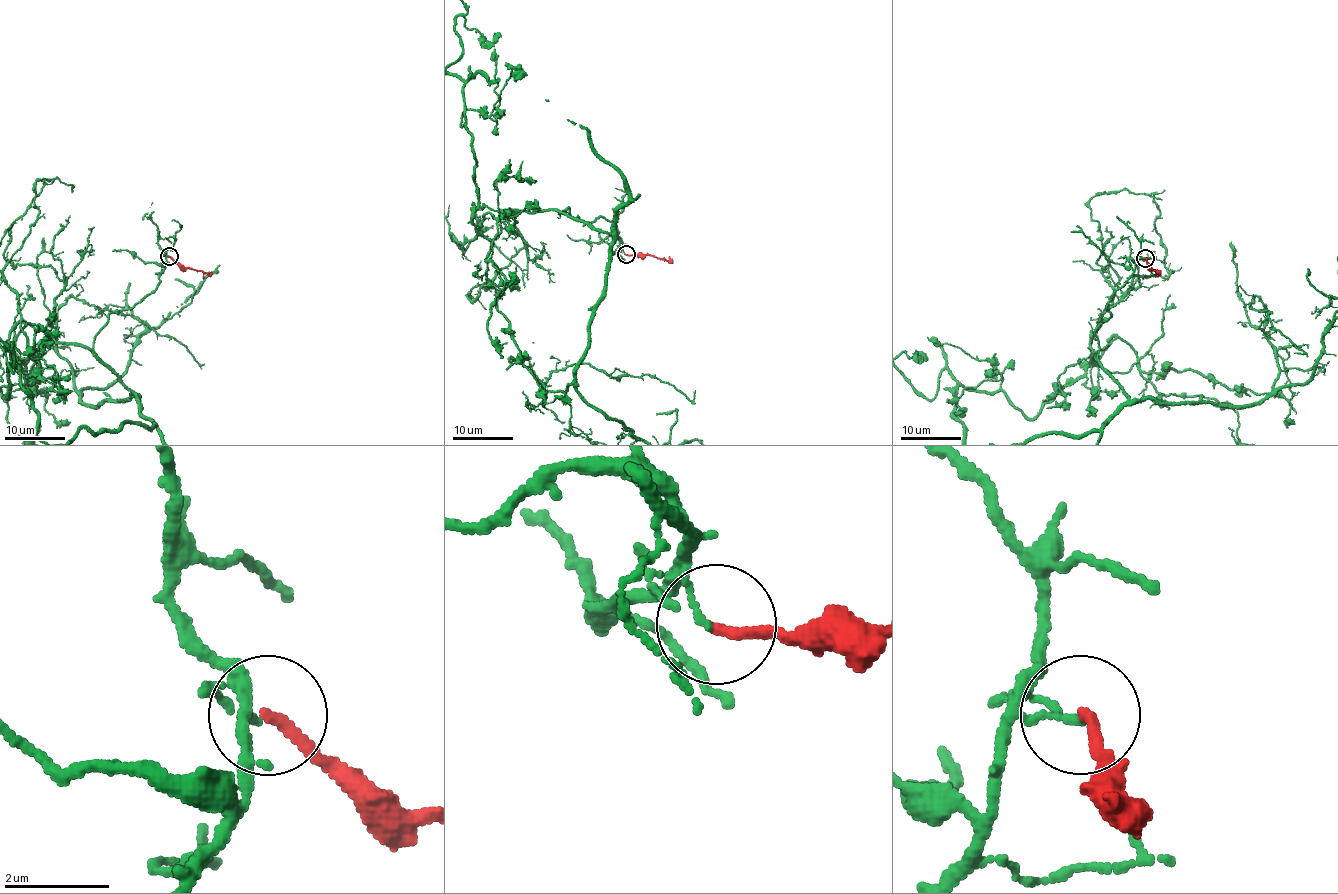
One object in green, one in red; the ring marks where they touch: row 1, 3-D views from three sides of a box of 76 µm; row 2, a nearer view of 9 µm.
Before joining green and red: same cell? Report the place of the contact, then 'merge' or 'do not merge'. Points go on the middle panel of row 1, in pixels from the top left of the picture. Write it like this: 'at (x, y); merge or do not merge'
at (626, 254); do not merge

